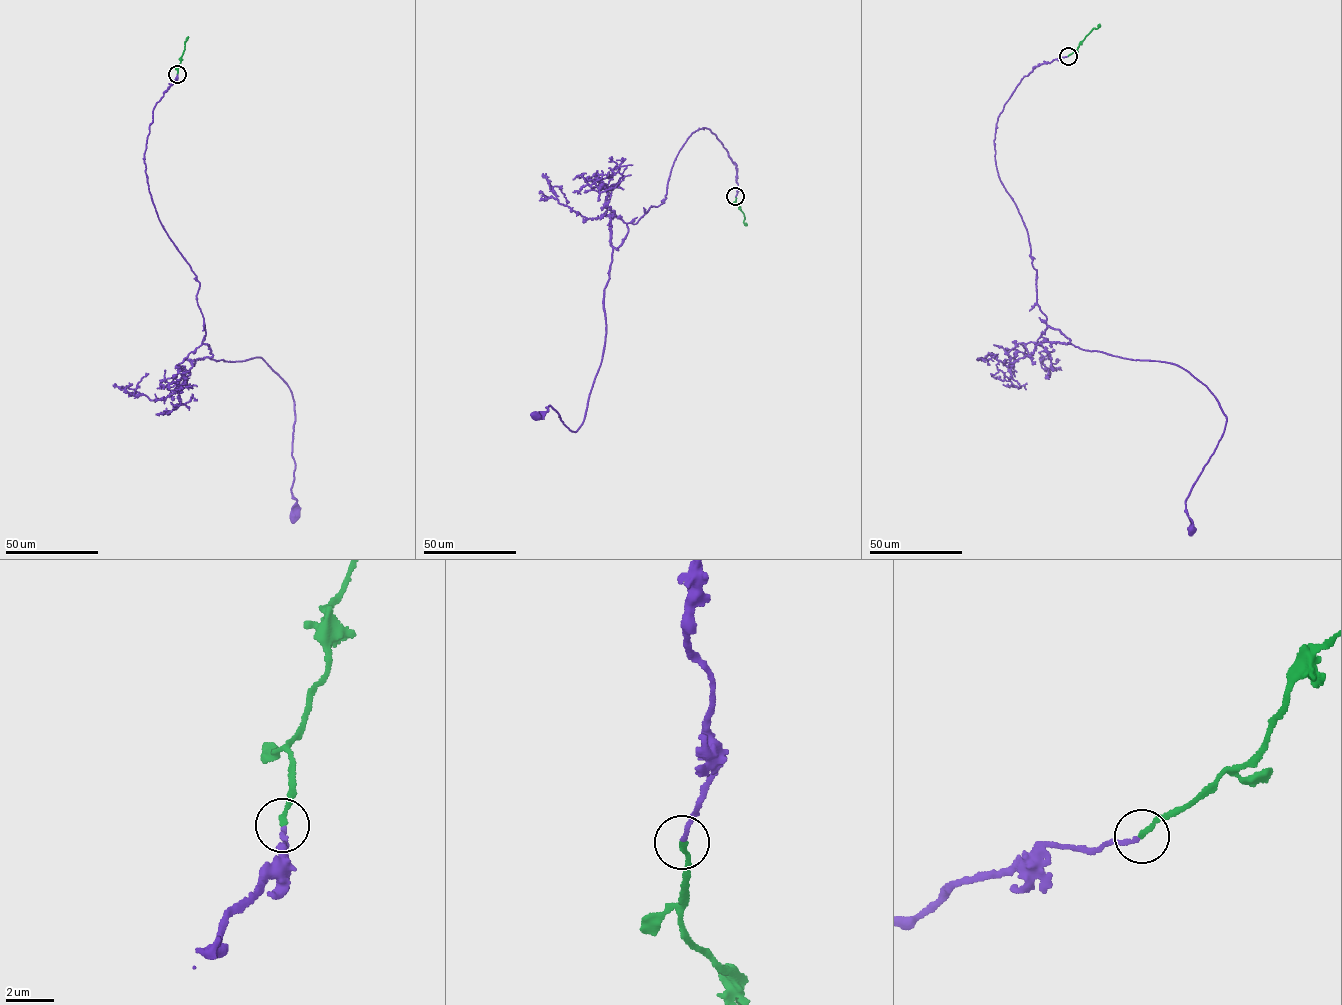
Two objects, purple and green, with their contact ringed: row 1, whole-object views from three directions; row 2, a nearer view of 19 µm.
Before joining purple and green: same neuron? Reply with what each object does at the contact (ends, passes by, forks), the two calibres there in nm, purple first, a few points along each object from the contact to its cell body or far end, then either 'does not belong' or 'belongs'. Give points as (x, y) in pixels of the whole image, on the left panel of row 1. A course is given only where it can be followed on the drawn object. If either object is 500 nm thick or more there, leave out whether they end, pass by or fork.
purple ends | green ends | 180/220 nm | purple via (177, 74), (152, 112), (149, 190), (200, 283), (209, 357), (259, 357), (288, 387), (294, 517) | green via (177, 74), (188, 36) | belongs

